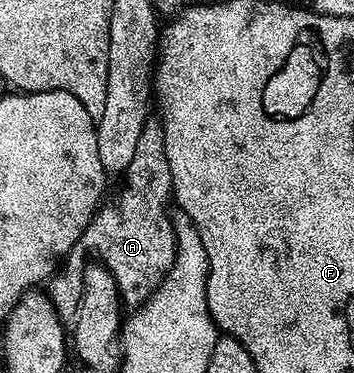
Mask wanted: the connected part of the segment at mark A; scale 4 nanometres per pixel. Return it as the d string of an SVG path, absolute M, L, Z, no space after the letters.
M147 121L144 132L140 132L136 156L132 156L132 164L128 164L128 168L121 174L120 182L122 187L114 202L107 201L94 213L88 228L66 255L60 272L49 279L50 303L63 320L73 319L78 313L82 271L88 265L86 254L95 254L98 257L95 259L110 271L123 303L130 308L137 308L147 302L164 280L168 268L172 268L176 256L176 236L170 219L171 211L166 210L166 205L171 205L174 185L166 159L164 132L157 121Z

